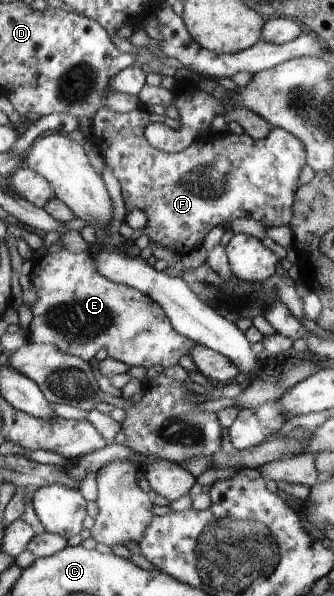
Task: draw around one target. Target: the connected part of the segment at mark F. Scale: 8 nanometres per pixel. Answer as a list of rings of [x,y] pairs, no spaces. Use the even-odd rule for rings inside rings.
[[[146,107],[140,109],[135,109],[129,111],[128,113],[117,113],[117,111],[111,111],[111,109],[99,109],[98,113],[95,113],[93,121],[91,121],[91,131],[89,131],[89,141],[93,146],[96,146],[99,150],[99,153],[105,160],[105,166],[113,172],[115,178],[119,181],[121,185],[121,193],[123,194],[123,200],[125,207],[127,207],[127,214],[139,209],[147,215],[147,225],[142,229],[131,229],[127,224],[120,225],[118,227],[119,232],[122,235],[127,235],[130,241],[135,242],[141,235],[147,237],[151,242],[161,244],[160,247],[166,248],[167,250],[172,250],[175,255],[183,255],[184,258],[188,256],[189,253],[198,249],[203,245],[207,234],[215,227],[223,226],[225,221],[235,220],[238,218],[247,218],[247,219],[256,219],[263,223],[266,228],[269,227],[278,227],[279,225],[289,225],[291,222],[291,217],[293,217],[292,206],[294,203],[295,191],[297,191],[297,185],[299,185],[299,175],[301,175],[301,169],[306,165],[306,152],[305,145],[299,137],[295,137],[291,133],[288,133],[286,130],[272,127],[272,132],[265,139],[251,139],[249,135],[233,135],[231,132],[224,132],[223,134],[218,134],[215,141],[205,141],[203,138],[197,140],[189,148],[183,152],[178,152],[175,154],[169,154],[163,152],[162,150],[154,149],[153,146],[147,141],[145,137],[145,130],[147,125],[150,125],[152,122],[161,123],[169,128],[176,127],[176,122],[172,119],[161,116],[153,113],[149,113]]]

